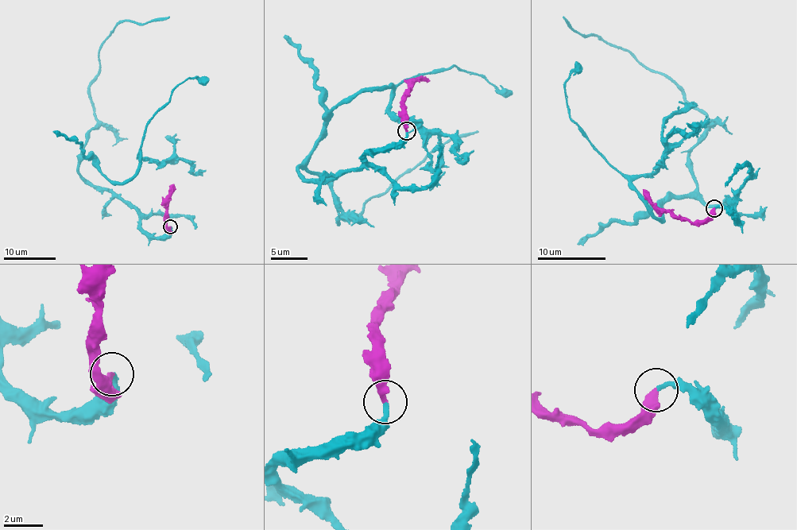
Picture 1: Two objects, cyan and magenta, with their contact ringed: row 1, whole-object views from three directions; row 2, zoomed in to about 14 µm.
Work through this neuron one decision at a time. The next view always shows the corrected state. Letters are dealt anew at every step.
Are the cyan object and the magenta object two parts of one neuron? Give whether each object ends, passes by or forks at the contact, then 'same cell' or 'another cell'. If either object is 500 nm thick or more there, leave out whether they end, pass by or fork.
cyan ends | magenta ends | same cell

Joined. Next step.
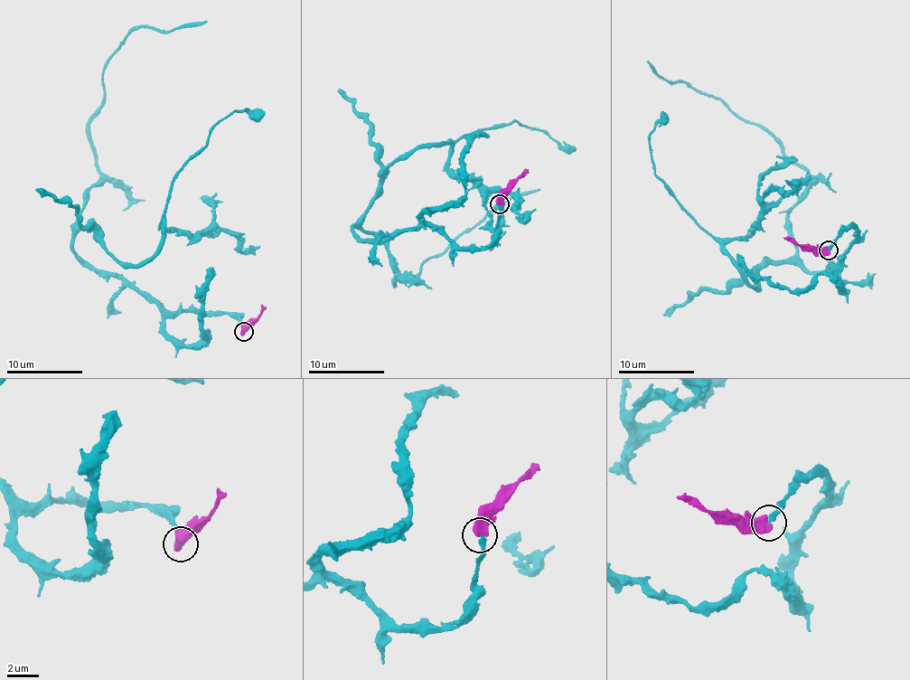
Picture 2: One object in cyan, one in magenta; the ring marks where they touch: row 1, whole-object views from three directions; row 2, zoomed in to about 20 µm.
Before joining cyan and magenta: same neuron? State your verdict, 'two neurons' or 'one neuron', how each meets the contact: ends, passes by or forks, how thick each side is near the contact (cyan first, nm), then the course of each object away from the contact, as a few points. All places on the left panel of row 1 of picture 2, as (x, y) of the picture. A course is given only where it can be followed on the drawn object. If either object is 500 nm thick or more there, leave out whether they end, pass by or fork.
one neuron; 220 nm thick on the cyan side, 600 nm on the other; cyan runs (244, 331), (165, 312), (72, 240), (112, 56), (129, 33), (206, 22); magenta runs (244, 331), (242, 325), (257, 316), (261, 305)

